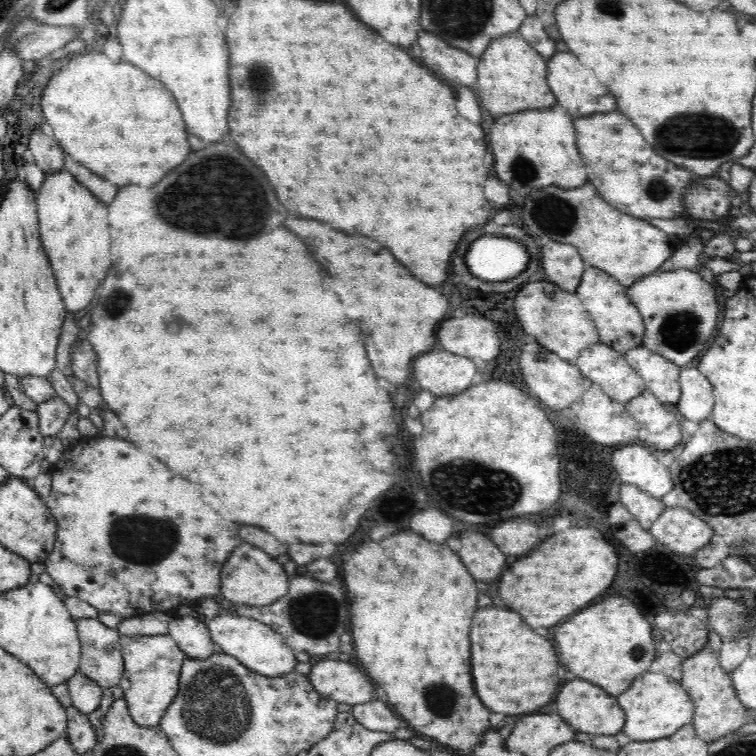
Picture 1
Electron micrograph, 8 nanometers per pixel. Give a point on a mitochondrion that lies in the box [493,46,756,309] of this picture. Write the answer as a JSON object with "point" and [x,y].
{"point":[691,135]}

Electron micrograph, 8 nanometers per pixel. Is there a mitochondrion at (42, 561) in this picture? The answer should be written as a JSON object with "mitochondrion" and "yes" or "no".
{"mitochondrion":"no"}

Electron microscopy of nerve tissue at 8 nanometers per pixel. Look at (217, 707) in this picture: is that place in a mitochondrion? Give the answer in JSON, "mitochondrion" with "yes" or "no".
{"mitochondrion":"yes"}

